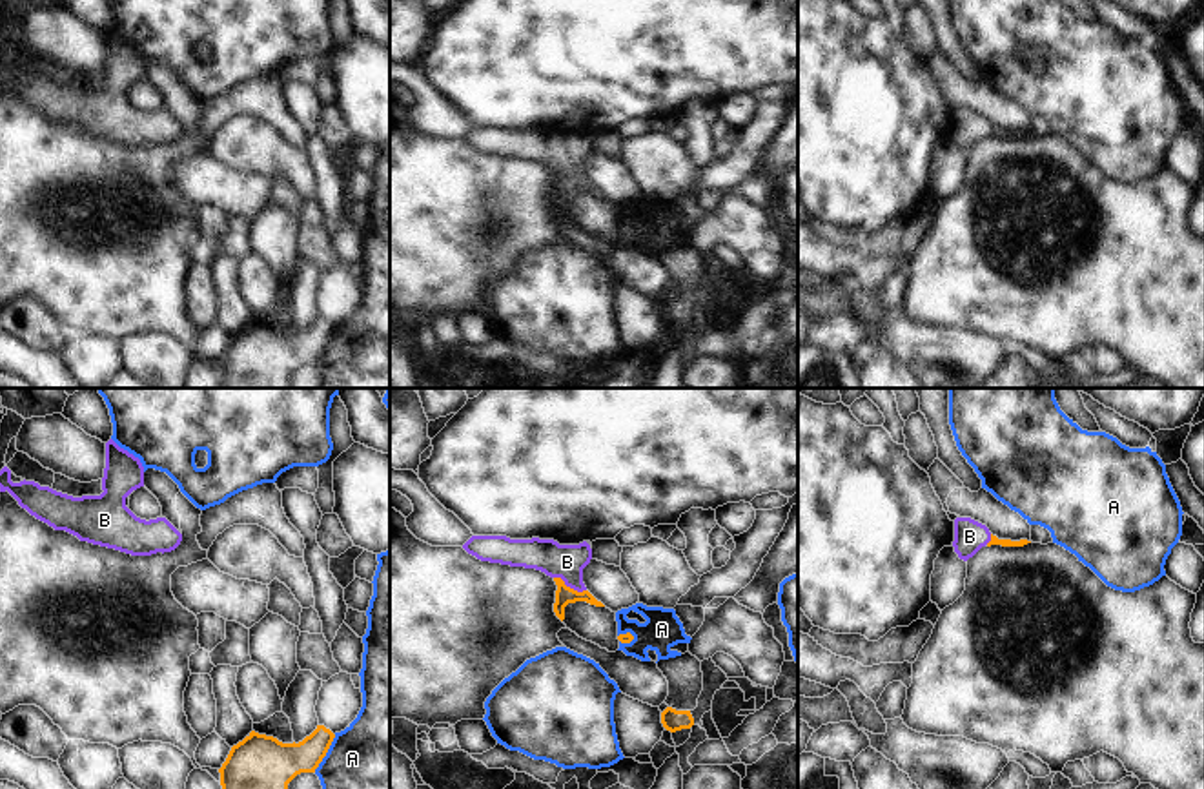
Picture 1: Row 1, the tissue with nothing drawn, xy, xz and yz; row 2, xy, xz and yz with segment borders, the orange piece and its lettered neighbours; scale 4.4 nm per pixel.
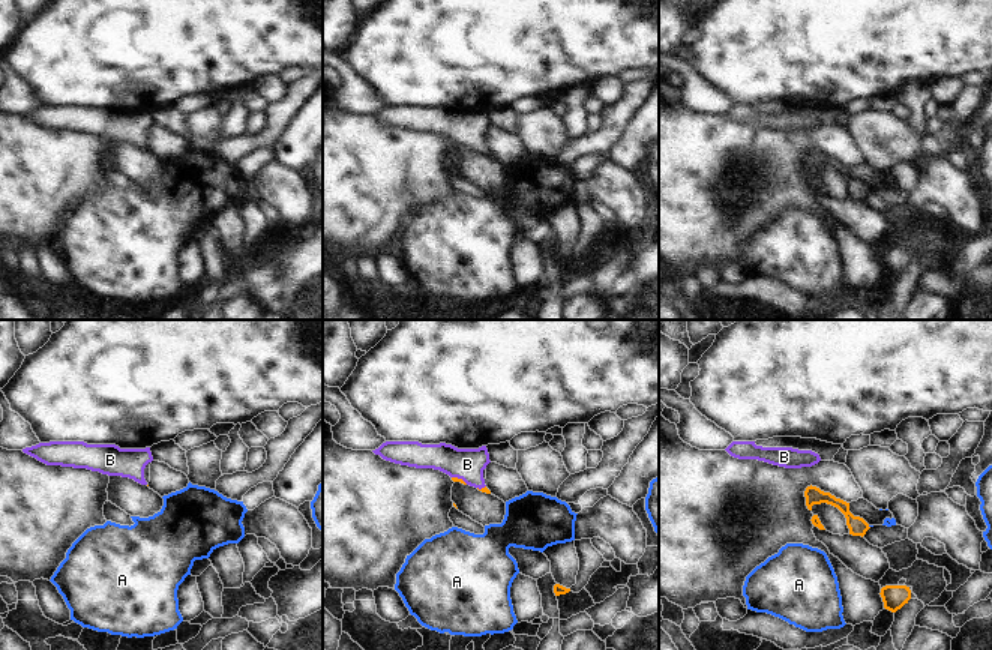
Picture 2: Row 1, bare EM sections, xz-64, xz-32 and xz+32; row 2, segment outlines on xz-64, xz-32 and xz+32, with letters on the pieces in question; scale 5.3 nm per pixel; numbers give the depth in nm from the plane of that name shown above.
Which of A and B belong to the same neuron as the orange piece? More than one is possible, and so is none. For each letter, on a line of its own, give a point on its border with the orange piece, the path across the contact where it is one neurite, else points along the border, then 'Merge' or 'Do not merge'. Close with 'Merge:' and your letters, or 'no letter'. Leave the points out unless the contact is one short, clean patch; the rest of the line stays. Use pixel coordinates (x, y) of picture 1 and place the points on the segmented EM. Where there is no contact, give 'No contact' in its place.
A: Touches orange at xy (326, 751). Do not merge
B: Touches orange at xz (569, 587). Path across: xz (563, 594), (569, 587), (567, 562). Merge
Merge: B.

